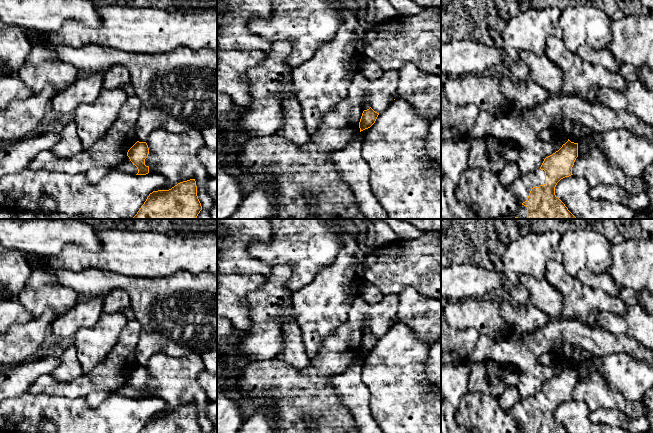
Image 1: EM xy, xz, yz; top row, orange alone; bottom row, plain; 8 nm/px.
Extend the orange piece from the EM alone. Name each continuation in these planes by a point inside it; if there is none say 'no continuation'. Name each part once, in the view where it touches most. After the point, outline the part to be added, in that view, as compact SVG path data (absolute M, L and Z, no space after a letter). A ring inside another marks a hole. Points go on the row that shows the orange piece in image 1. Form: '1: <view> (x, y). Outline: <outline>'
1: yz (521, 187). Outline: M537 169L533 172L521 174L512 184L512 194L517 196L522 203L525 202L533 187L545 184L545 171Z

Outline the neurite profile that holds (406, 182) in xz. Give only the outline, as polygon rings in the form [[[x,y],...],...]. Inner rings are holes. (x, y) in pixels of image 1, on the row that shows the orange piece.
[[[397,97],[363,135],[361,156],[371,170],[371,190],[389,219],[441,219],[441,168],[427,155],[428,129],[428,121]]]

